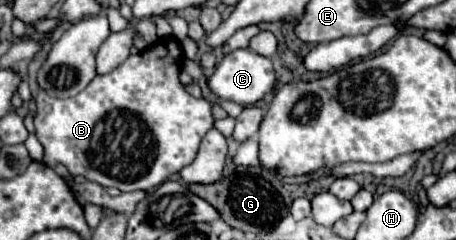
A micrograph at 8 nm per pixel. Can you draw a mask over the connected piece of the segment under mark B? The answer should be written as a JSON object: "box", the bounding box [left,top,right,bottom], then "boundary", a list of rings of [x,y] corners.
{"box":[35,38,213,192],"boundary":[[[159,38],[149,50],[129,56],[119,68],[105,76],[95,76],[89,86],[75,98],[49,98],[43,90],[35,96],[35,136],[45,148],[43,162],[47,166],[63,164],[73,176],[81,174],[101,186],[115,186],[121,192],[151,190],[165,182],[171,174],[191,164],[203,136],[213,128],[211,106],[207,100],[193,98],[183,90],[179,72],[183,50],[177,38]]]}

